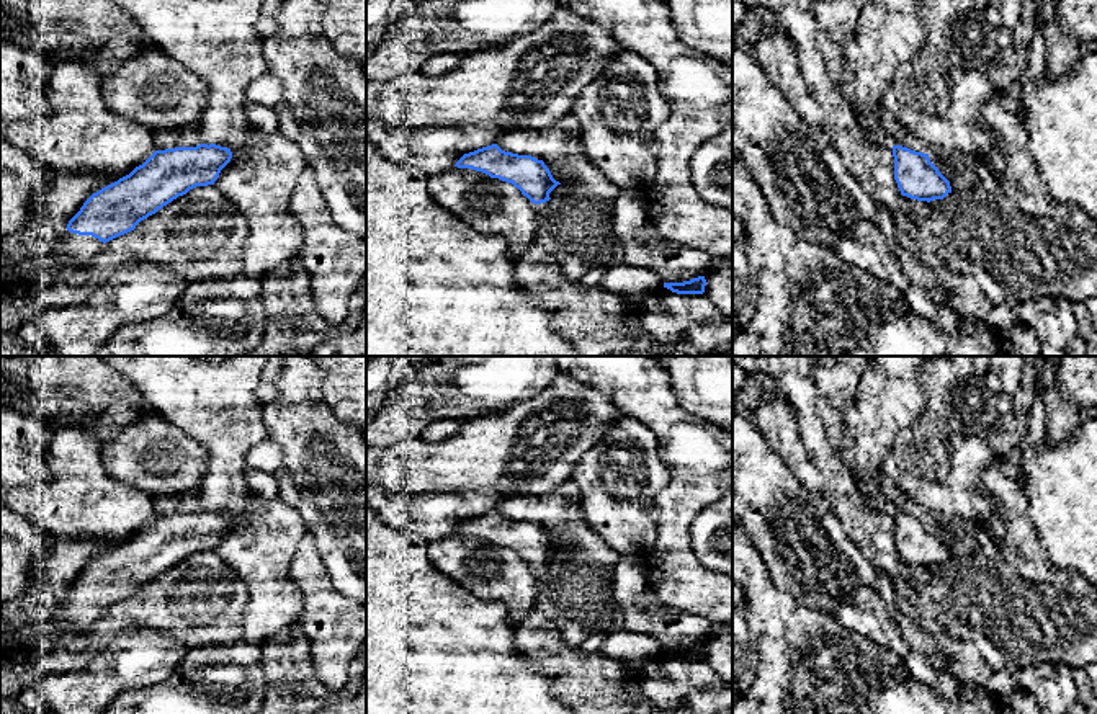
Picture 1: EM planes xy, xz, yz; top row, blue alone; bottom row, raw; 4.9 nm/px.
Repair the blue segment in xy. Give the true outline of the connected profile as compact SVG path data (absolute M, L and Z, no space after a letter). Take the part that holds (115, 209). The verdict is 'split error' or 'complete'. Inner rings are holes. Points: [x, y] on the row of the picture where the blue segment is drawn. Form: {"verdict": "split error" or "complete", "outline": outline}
{"verdict": "split error", "outline": "M216 144L155 150L129 175L93 193L69 221L67 232L54 240L54 247L46 258L21 258L18 255L0 253L0 288L11 289L16 286L25 261L54 260L60 271L88 265L103 250L106 242L134 230L141 221L155 214L178 196L186 194L190 190L214 185L231 158L231 149Z"}

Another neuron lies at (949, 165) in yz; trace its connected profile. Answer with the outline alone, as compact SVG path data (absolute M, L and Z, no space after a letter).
M929 150L930 162L938 168L938 172L950 181L951 191L968 191L973 185L971 167L963 170L960 167L960 155L947 154L940 150Z

